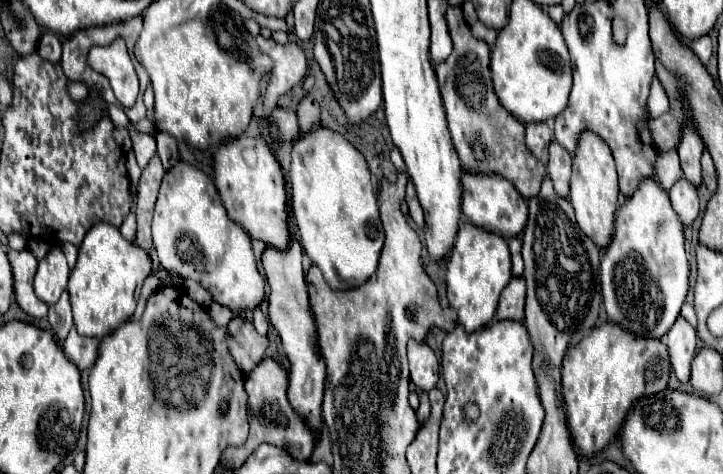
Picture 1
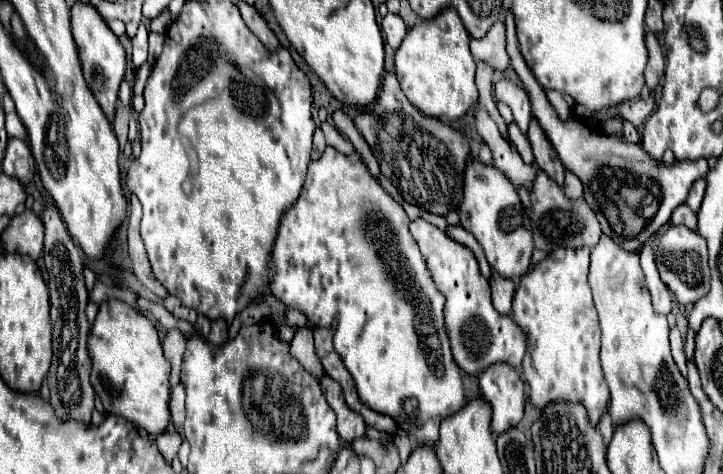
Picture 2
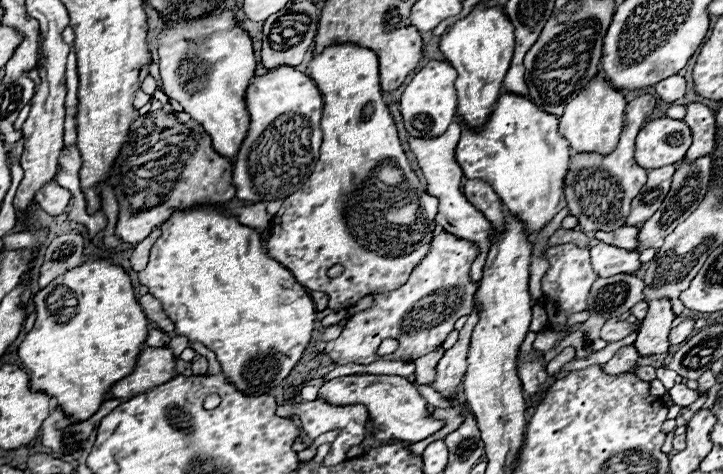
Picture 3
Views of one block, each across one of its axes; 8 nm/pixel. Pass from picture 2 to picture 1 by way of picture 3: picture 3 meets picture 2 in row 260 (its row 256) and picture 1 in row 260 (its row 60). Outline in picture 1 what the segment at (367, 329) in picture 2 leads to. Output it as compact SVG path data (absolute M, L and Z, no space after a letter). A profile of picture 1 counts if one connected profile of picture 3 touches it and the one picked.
M322 126L314 128L310 134L302 134L292 146L290 184L290 202L304 254L312 260L314 266L322 270L330 288L348 290L364 284L364 280L376 272L378 256L384 244L384 230L380 224L372 174L364 156L342 134Z

